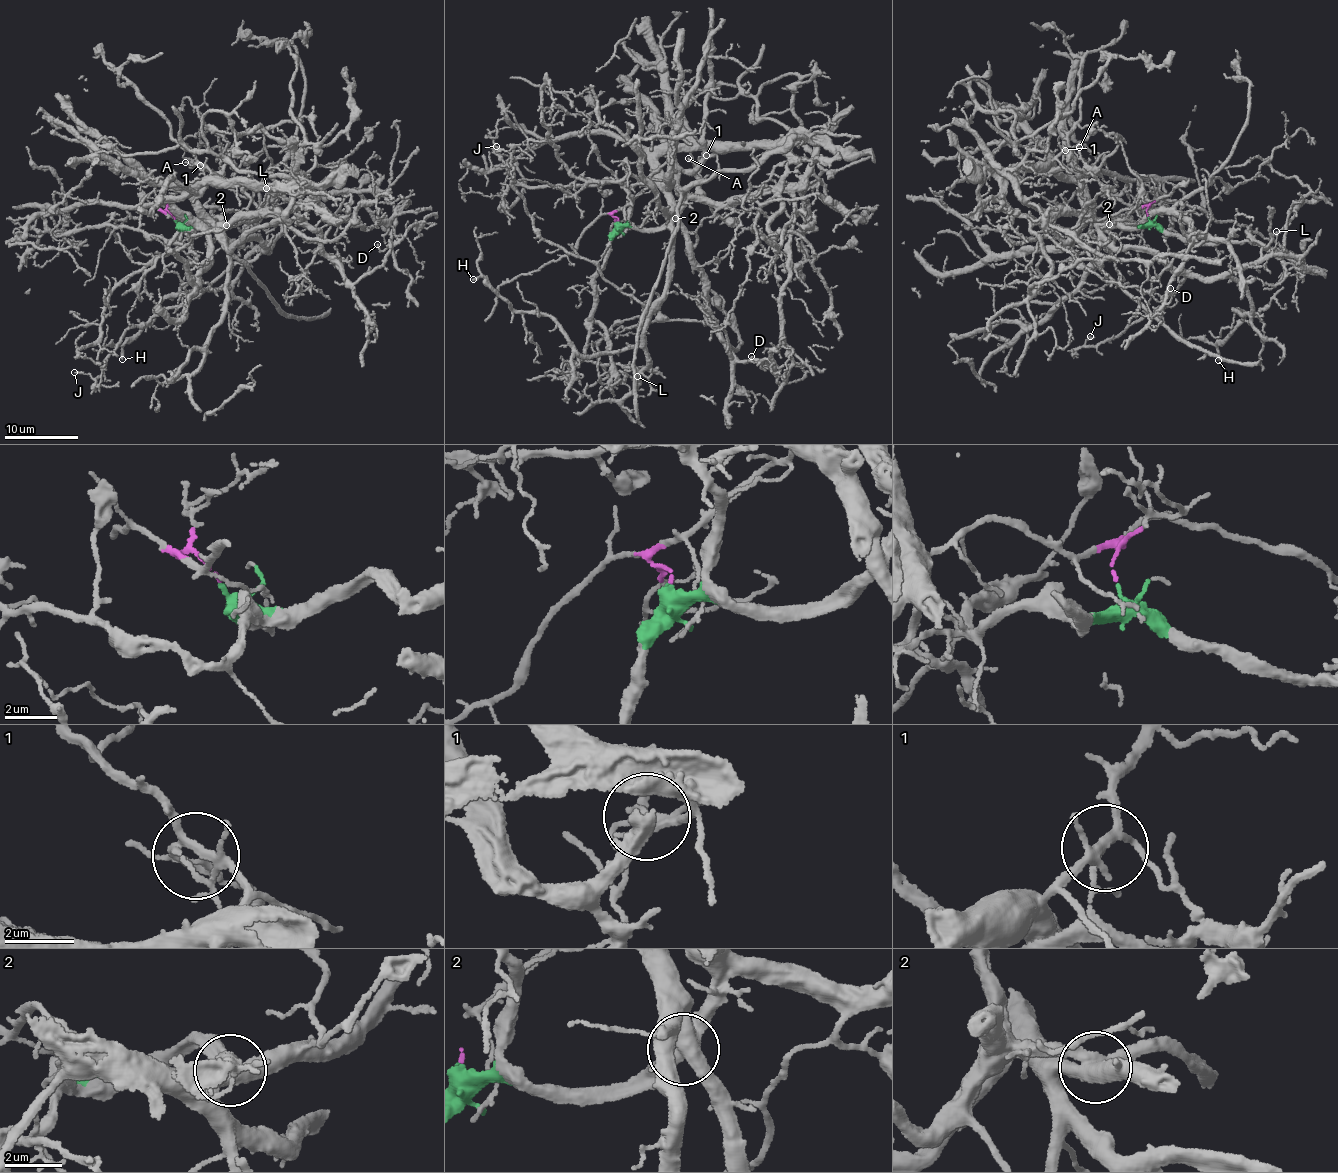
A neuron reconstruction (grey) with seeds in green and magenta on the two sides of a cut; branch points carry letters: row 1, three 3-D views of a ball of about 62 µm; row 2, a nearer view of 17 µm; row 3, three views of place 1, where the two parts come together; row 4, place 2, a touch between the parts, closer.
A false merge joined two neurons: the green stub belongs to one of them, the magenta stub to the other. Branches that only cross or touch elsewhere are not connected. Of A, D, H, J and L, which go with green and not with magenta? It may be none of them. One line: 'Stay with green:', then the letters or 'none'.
Stay with green: none

